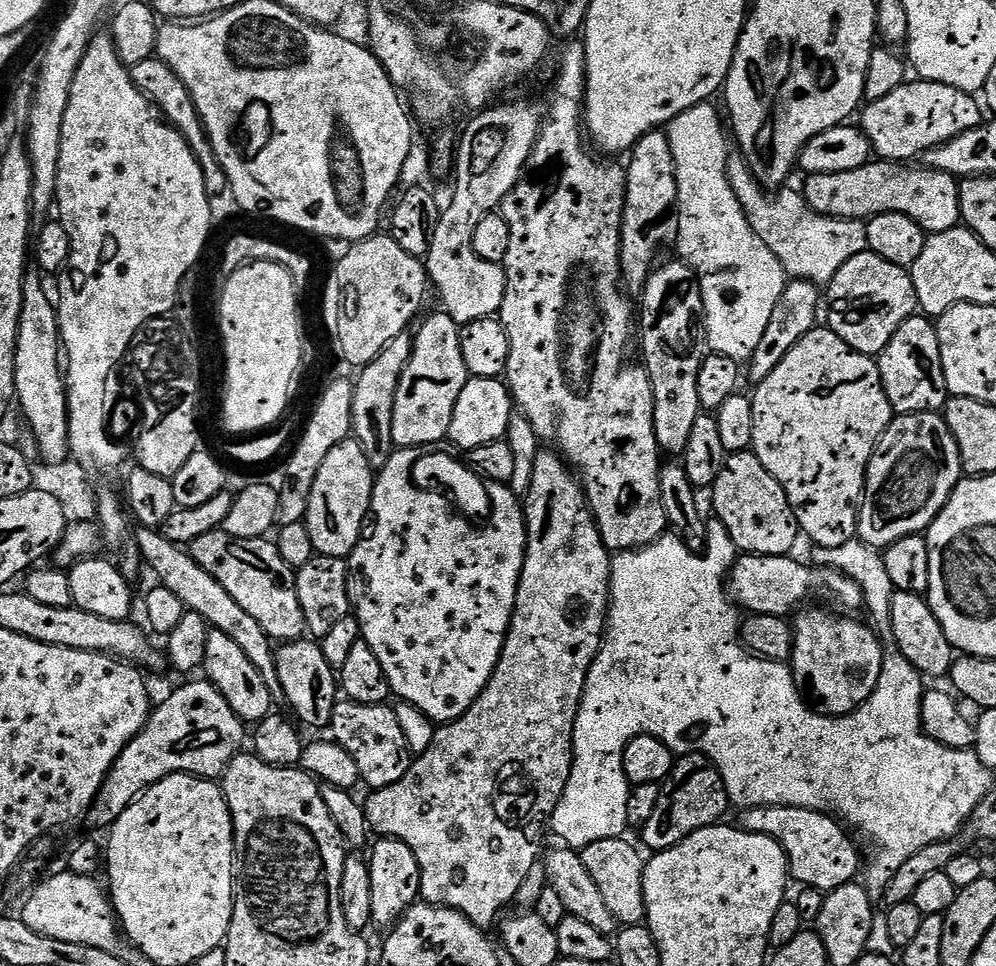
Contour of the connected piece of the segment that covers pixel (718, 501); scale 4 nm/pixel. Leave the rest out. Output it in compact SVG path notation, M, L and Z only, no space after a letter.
M734 452L722 466L722 474L712 483L715 519L726 526L741 553L754 556L787 556L801 535L796 515L779 482L762 466L756 453Z

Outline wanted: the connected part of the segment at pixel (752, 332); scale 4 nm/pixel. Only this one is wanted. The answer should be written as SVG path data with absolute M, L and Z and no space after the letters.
M705 102L690 106L690 110L682 110L666 126L670 154L674 154L680 211L674 248L680 251L679 259L696 271L700 282L709 349L726 358L747 362L770 323L774 305L782 298L786 277L782 262L758 238L734 190L730 190L724 173L730 155L730 136L721 109L719 112L714 105Z

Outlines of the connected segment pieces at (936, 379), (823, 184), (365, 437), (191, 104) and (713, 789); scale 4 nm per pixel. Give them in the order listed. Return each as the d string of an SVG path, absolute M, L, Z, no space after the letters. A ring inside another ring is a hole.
M917 314L902 322L902 326L894 330L894 338L890 338L888 345L880 351L878 363L886 398L896 416L943 413L950 393L942 370L942 350L938 346L936 326L929 317Z
M869 162L863 164L858 170L846 170L845 172L820 172L817 176L808 176L805 179L802 195L805 202L810 205L815 212L823 216L833 216L834 218L850 218L851 220L867 221L873 216L881 216L893 211L896 204L896 179L900 176L900 204L898 210L906 214L918 226L924 228L925 233L931 234L950 230L961 223L960 219L960 185L957 177L940 172L936 168L919 166L904 166L899 172L897 165L892 162Z
M411 331L398 334L386 342L386 346L378 354L378 358L370 361L366 367L359 369L352 386L352 434L351 439L362 446L362 454L366 454L366 462L374 470L382 469L392 457L392 427L394 426L394 398L398 390L398 382L402 378L402 370L406 370L406 362L410 362L412 353Z
M153 58L146 62L138 62L138 66L130 69L132 73L132 81L138 86L138 90L143 92L157 108L160 109L164 119L178 129L186 138L186 142L192 148L196 161L200 163L200 169L204 175L204 185L208 191L209 197L225 195L228 188L228 179L222 170L222 166L218 162L218 158L212 149L212 143L208 140L208 134L204 130L204 124L200 120L200 115L196 109L194 98L190 94L190 90L186 90L186 86L182 82L182 78L178 78L178 74L174 74L174 70L170 70L170 66L166 62L162 62L159 58Z
M684 754L675 761L672 775L664 781L658 798L658 806L654 806L654 814L650 814L650 822L642 829L645 849L652 848L653 853L665 852L680 844L690 834L712 824L721 823L730 809L728 788L724 784L722 774L705 756Z

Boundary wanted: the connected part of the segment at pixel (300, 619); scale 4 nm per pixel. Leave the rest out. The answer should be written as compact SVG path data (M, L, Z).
M217 530L194 538L190 555L238 602L238 606L258 622L272 642L298 640L305 635L304 615L296 593L296 572L282 562L282 554L278 554L271 539L239 540Z

